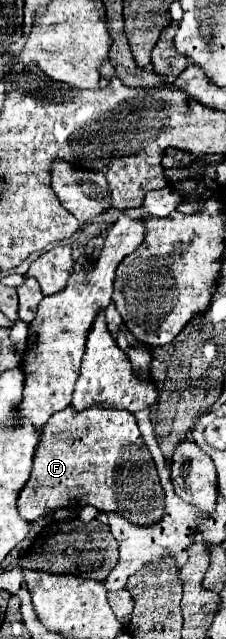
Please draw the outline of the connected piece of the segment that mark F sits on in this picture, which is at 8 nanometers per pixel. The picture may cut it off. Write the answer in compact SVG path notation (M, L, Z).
M92 406L88 410L74 412L72 408L66 408L56 412L42 428L42 442L34 456L32 476L18 498L20 516L26 522L34 522L36 518L54 510L80 510L88 504L100 512L116 512L138 526L152 526L164 518L164 488L160 484L154 460L140 436L136 420L126 410Z

